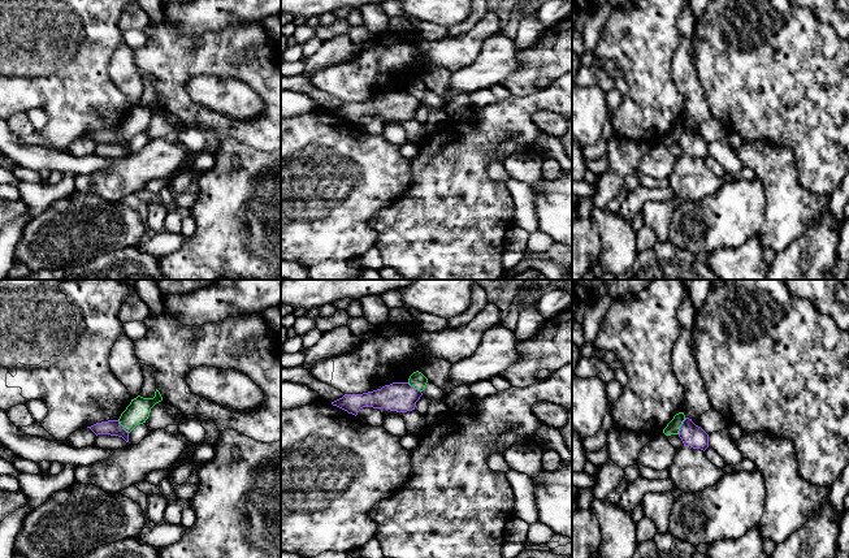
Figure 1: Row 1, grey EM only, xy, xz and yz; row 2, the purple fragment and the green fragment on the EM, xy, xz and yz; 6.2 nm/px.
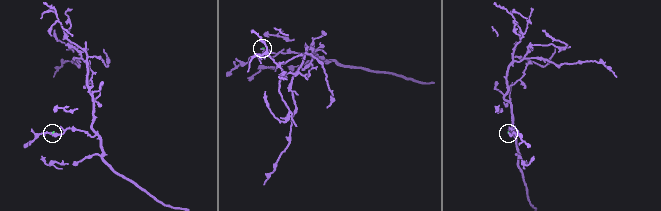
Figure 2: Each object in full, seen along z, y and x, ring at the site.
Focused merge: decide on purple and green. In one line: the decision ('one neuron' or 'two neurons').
two neurons

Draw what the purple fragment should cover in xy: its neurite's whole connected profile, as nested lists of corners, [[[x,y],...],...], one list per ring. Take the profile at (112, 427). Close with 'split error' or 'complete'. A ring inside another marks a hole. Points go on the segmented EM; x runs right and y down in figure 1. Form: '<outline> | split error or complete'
[[[118,420],[101,421],[87,428],[90,428],[96,436],[98,434],[118,436],[122,437],[126,442],[129,442],[129,432],[124,429]]] | complete

